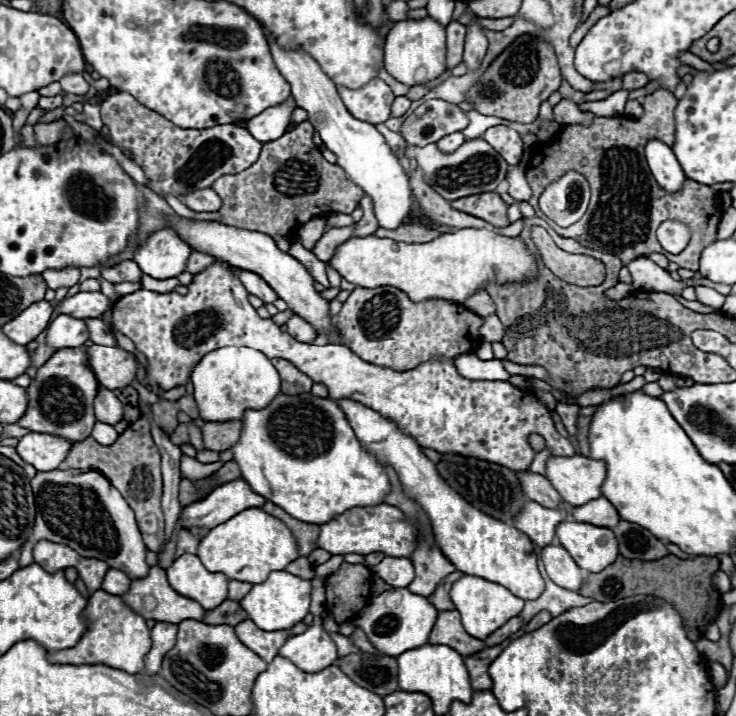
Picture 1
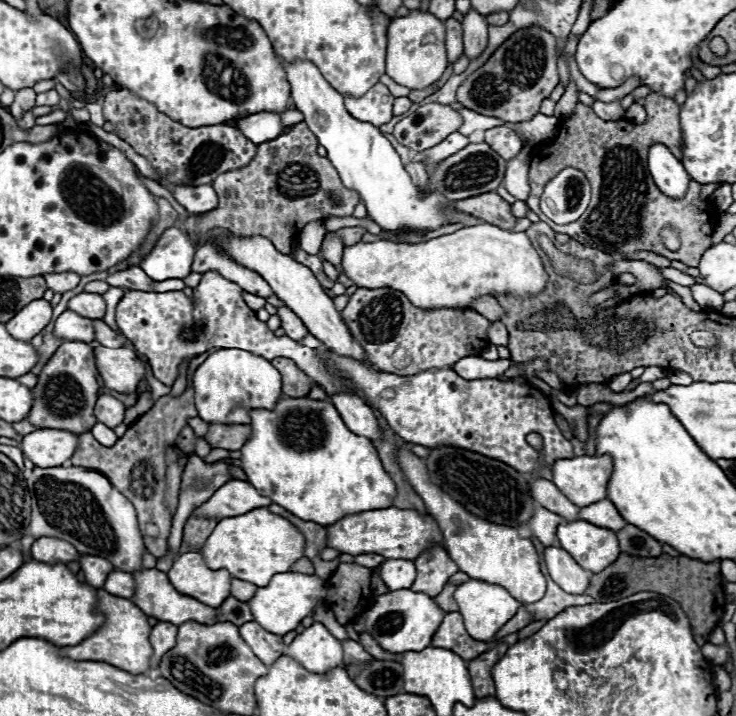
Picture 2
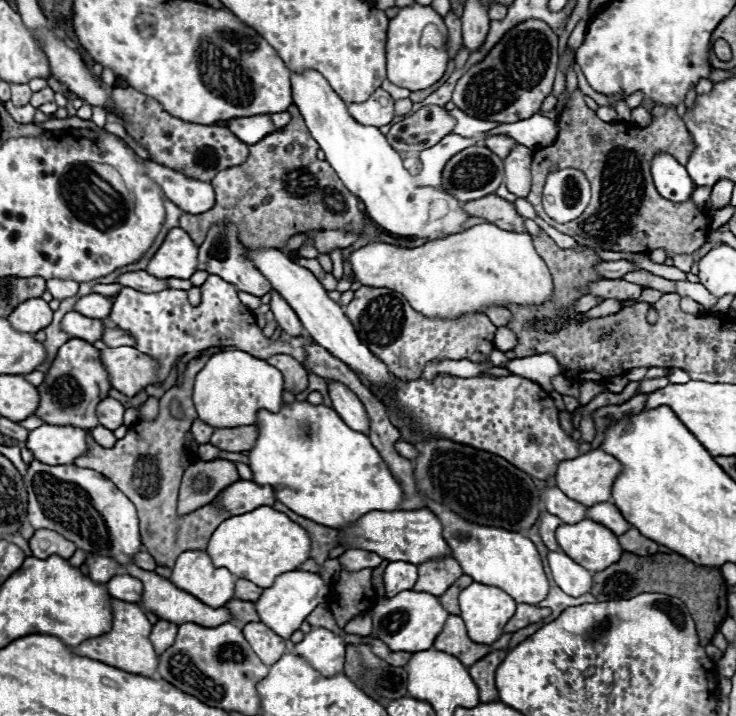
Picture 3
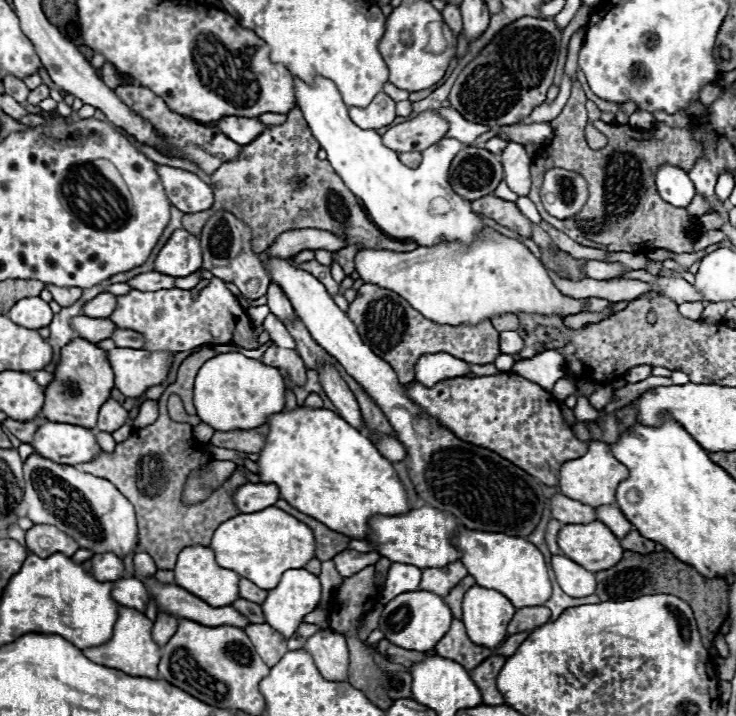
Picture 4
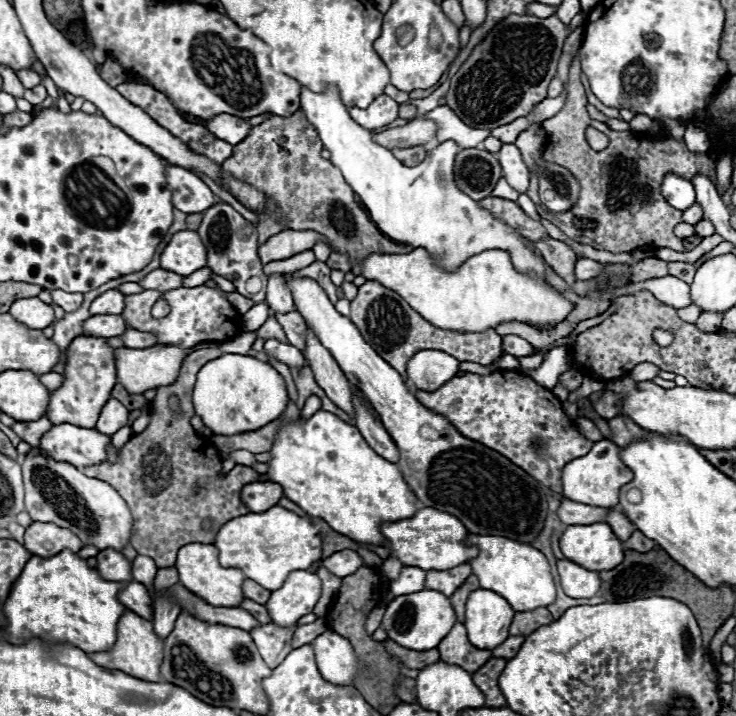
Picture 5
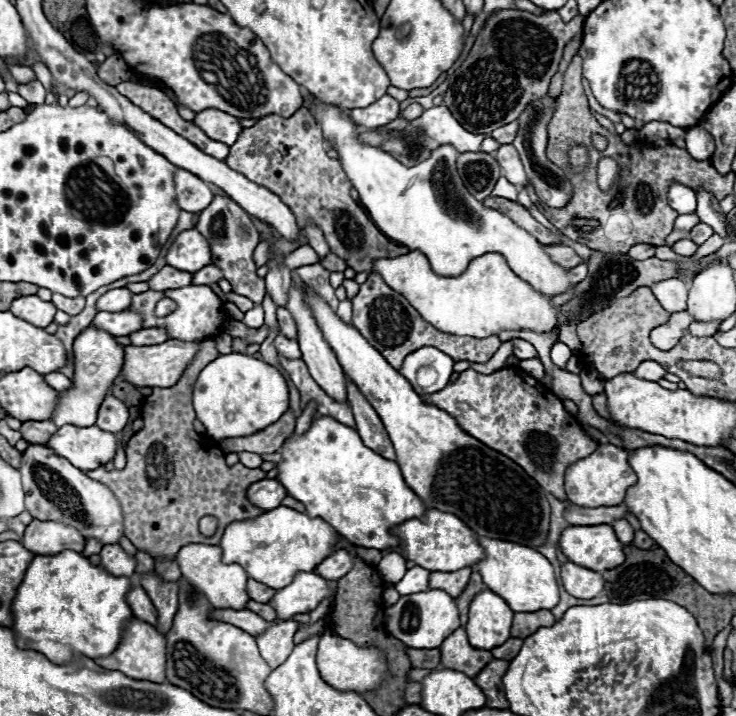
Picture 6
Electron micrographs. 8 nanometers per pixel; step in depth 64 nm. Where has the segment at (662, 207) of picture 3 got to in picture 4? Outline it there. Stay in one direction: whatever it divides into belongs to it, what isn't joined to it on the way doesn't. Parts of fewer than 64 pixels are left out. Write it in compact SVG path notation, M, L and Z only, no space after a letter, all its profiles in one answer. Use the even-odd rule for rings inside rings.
M572 80L572 94L560 112L558 118L550 122L554 130L554 138L548 146L540 150L540 154L532 162L532 188L528 198L538 206L540 216L552 224L556 230L568 234L572 240L582 240L578 244L600 248L608 252L648 252L654 248L666 248L670 252L692 252L694 242L698 238L696 230L684 232L682 226L688 220L688 214L684 208L676 208L662 200L656 190L656 172L660 166L670 164L676 168L682 168L684 172L690 172L696 160L700 160L702 146L698 142L692 142L688 128L676 130L670 128L664 122L656 122L650 130L636 130L632 126L614 126L606 124L602 120L596 120L594 126L608 136L608 144L602 150L592 150L584 140L584 128L588 124L586 116L586 94L580 86L580 82ZM548 168L568 168L578 174L588 184L588 200L580 208L578 214L574 214L568 220L558 220L550 216L544 206L540 204L540 176L544 176L544 170Z

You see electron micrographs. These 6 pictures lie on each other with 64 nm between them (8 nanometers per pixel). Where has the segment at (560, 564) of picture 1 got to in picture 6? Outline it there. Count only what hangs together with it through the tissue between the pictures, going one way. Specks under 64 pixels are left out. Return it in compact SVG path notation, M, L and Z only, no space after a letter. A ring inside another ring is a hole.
M572 562L562 564L562 584L570 596L590 600L604 590L604 578L598 572L576 566Z

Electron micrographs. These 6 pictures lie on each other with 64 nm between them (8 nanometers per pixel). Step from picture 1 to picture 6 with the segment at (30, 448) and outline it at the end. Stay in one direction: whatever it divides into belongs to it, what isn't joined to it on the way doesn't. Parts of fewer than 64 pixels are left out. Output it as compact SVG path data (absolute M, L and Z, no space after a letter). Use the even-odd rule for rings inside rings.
M66 424L52 434L46 446L72 462L78 470L88 472L114 460L118 440L112 432L104 432L96 426L80 428Z

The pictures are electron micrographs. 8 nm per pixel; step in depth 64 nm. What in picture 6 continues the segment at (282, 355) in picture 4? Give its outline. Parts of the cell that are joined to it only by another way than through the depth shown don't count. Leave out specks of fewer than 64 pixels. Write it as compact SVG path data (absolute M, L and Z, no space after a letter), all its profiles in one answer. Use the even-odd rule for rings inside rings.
M278 334L278 336L276 336L274 346L276 346L276 350L278 350L280 354L284 354L284 356L288 356L288 358L300 358L300 356L302 356L302 354L300 354L300 348L298 348L298 342L292 340L292 338L288 338L288 336L284 336L284 334Z

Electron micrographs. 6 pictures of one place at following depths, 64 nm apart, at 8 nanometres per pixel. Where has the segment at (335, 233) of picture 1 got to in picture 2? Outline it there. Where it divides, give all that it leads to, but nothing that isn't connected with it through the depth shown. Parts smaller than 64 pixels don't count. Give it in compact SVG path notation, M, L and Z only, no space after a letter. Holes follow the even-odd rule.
M326 236L324 242L322 242L322 250L320 250L320 256L328 262L332 262L336 266L336 270L340 272L340 262L342 262L342 240L338 236Z

